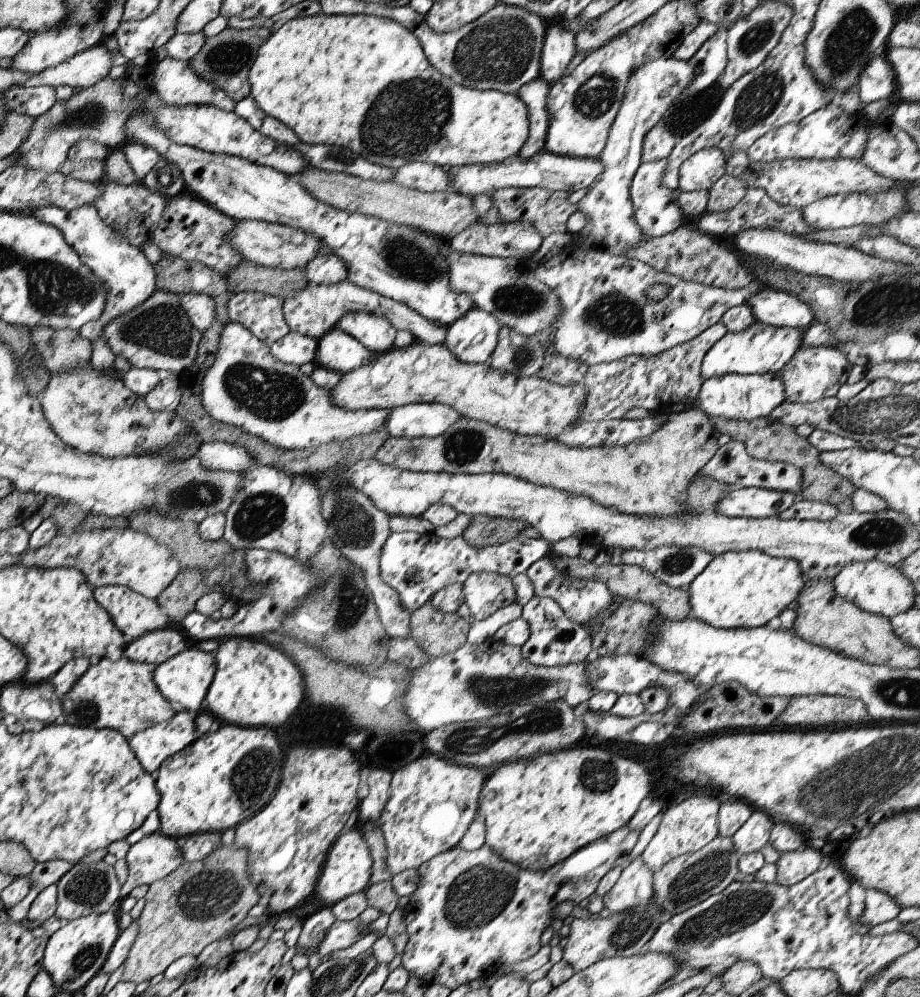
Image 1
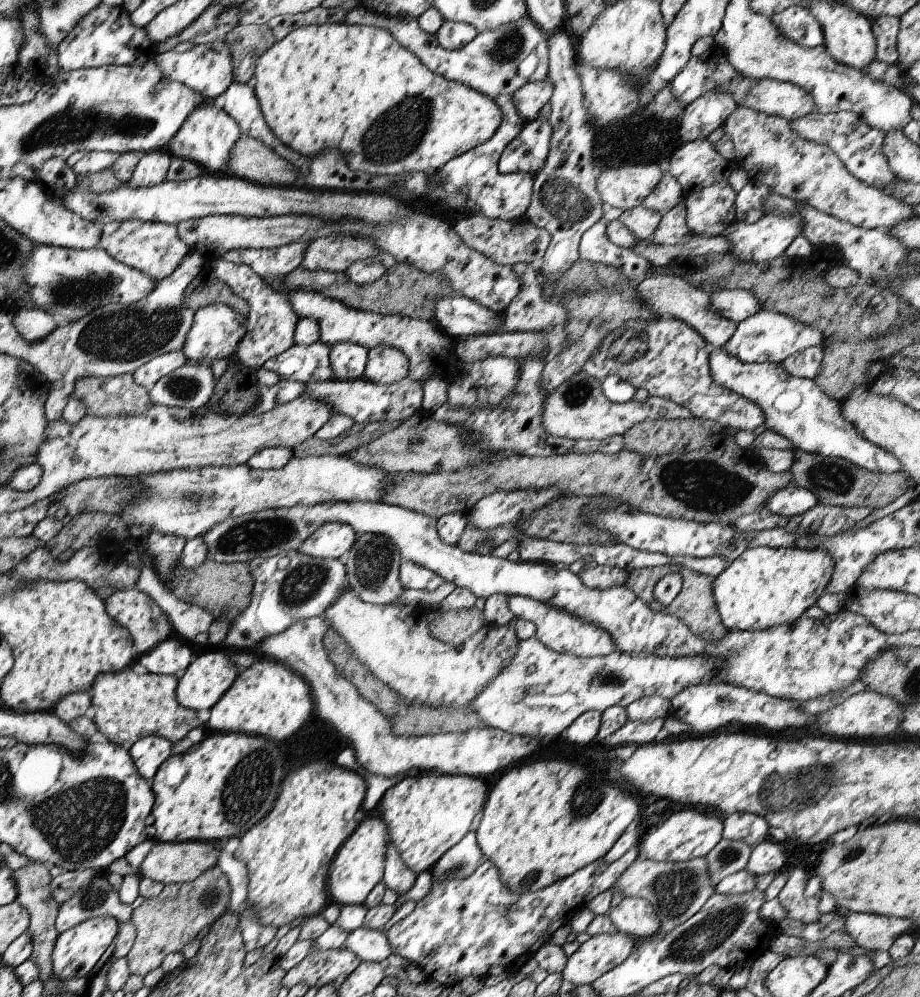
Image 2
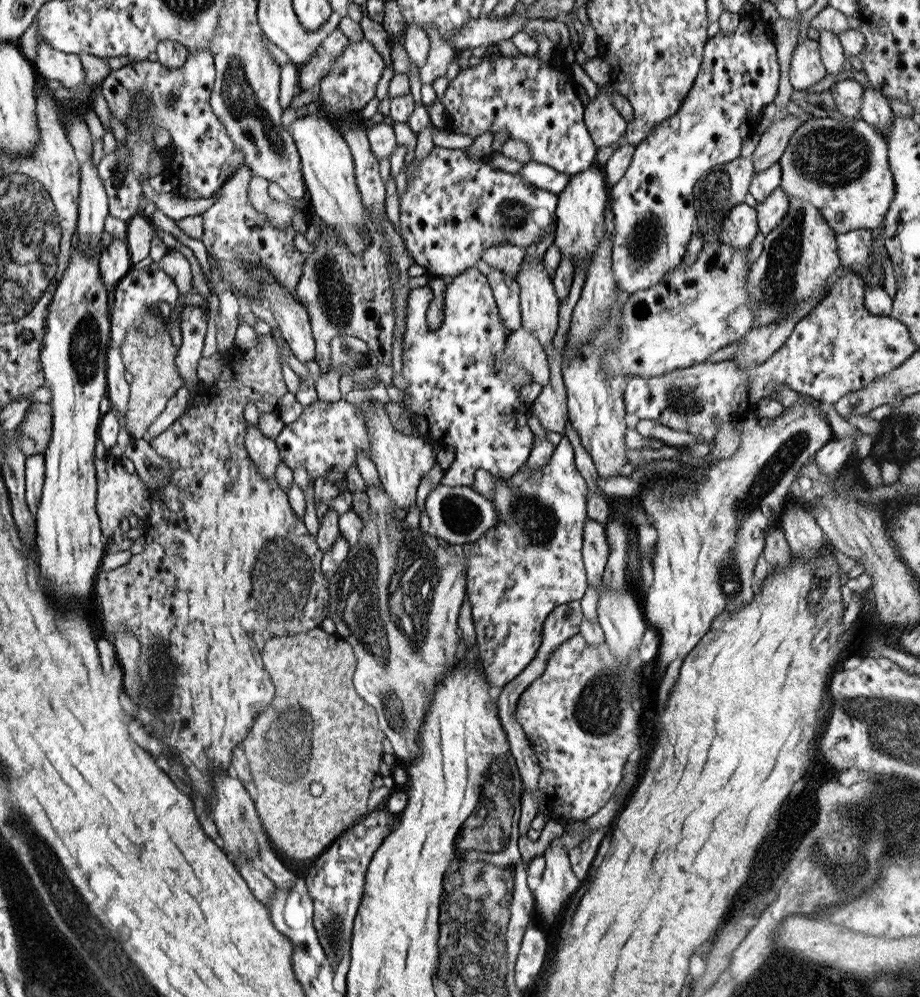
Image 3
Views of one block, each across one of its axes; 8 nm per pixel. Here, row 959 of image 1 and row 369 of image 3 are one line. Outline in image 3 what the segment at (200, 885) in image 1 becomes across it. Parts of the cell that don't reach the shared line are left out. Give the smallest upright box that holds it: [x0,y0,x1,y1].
[121,327,184,439]

